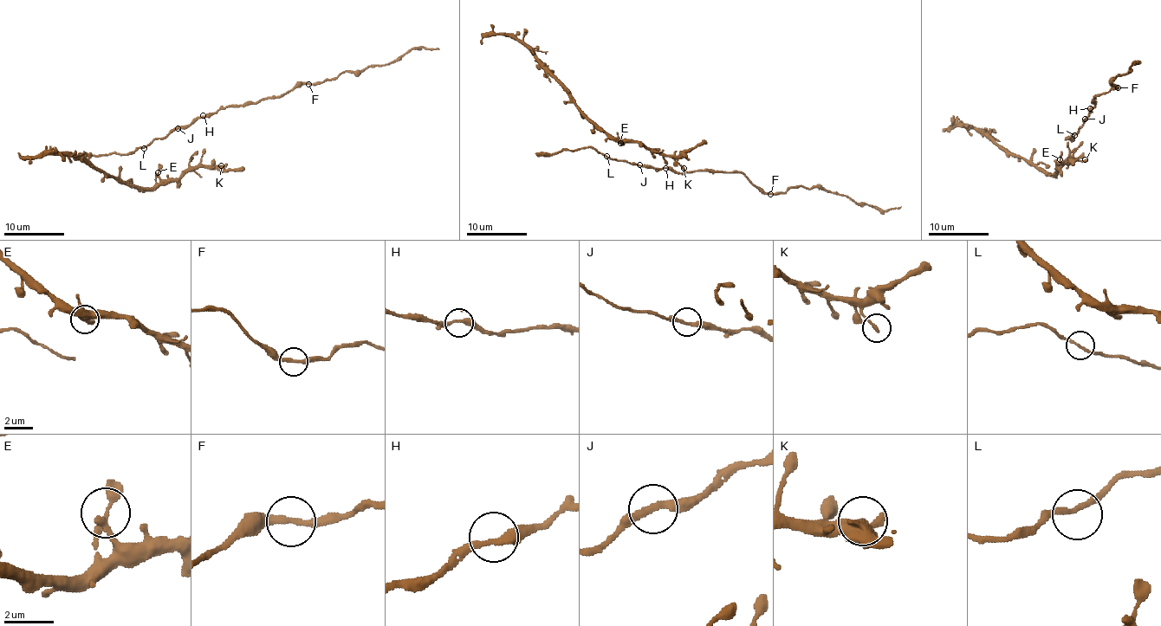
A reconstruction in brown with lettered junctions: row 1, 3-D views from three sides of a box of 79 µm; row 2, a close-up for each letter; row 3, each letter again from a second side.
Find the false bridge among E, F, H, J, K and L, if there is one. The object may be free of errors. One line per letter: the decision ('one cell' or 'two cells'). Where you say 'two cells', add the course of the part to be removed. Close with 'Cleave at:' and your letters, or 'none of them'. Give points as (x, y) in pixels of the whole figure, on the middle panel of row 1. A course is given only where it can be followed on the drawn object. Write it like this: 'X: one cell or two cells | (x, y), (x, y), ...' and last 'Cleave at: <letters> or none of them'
E: one cell
F: one cell
H: one cell
J: one cell
K: one cell
L: one cell
Cleave at: none of them

